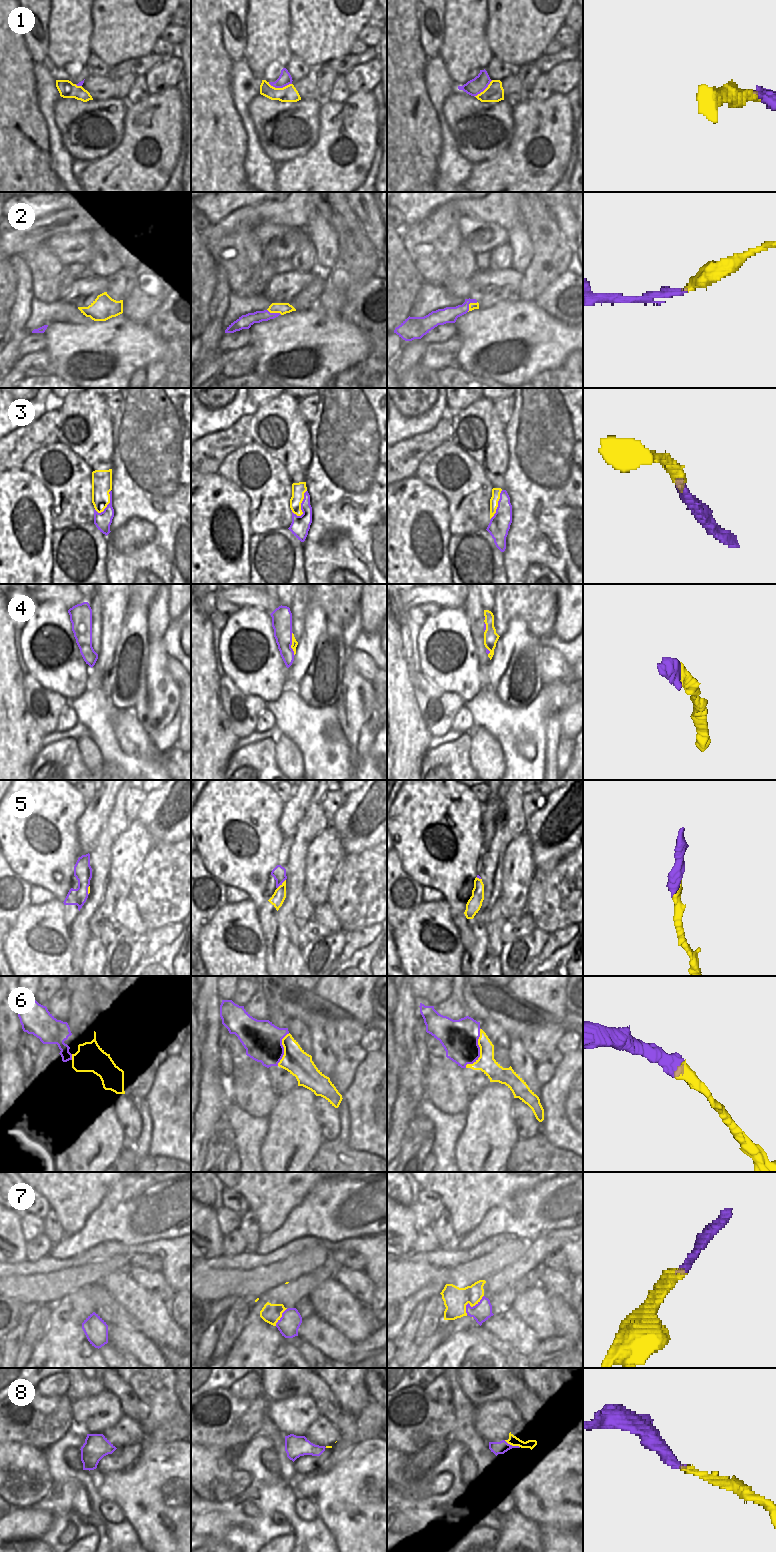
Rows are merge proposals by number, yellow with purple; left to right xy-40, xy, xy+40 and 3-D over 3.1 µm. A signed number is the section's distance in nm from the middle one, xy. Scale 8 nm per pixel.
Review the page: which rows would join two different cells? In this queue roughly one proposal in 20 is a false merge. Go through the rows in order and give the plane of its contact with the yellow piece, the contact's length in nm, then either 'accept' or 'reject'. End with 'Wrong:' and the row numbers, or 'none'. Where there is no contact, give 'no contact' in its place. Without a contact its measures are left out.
1: contact in xy; length 190 nm; accept
2: contact in xy+40; length 120 nm; accept
3: contact in xy; length 220 nm; accept
4: contact in xy; length 190 nm; accept
5: contact in xy; length 100 nm; accept
6: contact in xy+40; length 340 nm; accept
7: contact in xy+40; length 220 nm; accept
8: contact in xy+40; length 140 nm; accept
Wrong: none

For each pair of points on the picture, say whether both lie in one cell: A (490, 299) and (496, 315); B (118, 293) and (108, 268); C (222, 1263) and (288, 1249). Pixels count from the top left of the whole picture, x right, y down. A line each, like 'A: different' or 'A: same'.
A: different
B: different
C: same

